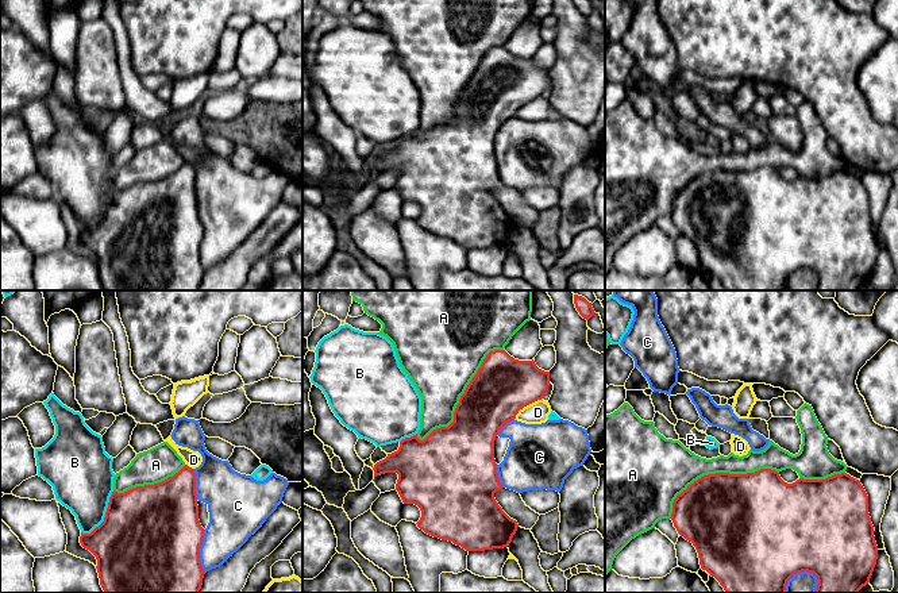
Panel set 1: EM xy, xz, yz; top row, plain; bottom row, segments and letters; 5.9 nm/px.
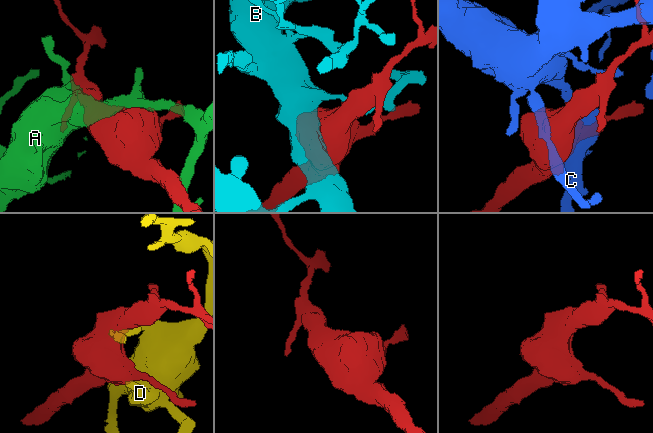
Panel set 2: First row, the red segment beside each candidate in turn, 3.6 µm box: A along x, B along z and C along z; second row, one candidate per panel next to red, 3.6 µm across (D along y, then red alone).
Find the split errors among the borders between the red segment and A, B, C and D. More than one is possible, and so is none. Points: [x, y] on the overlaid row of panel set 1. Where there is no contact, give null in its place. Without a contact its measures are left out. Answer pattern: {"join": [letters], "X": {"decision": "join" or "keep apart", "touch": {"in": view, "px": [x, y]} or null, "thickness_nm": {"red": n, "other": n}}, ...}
{"join": [], "A": {"decision": "keep apart", "touch": {"in": "yz", "px": [716, 473]}, "thickness_nm": {"red": 480, "other": 260}}, "B": {"decision": "keep apart", "touch": {"in": "xy", "px": [106, 516]}, "thickness_nm": {"red": 500, "other": 360}}, "C": {"decision": "keep apart", "touch": {"in": "xy", "px": [199, 551]}, "thickness_nm": {"red": 500, "other": 260}}, "D": {"decision": "keep apart", "touch": {"in": "xz", "px": [525, 405]}, "thickness_nm": {"red": 360, "other": 130}}}

